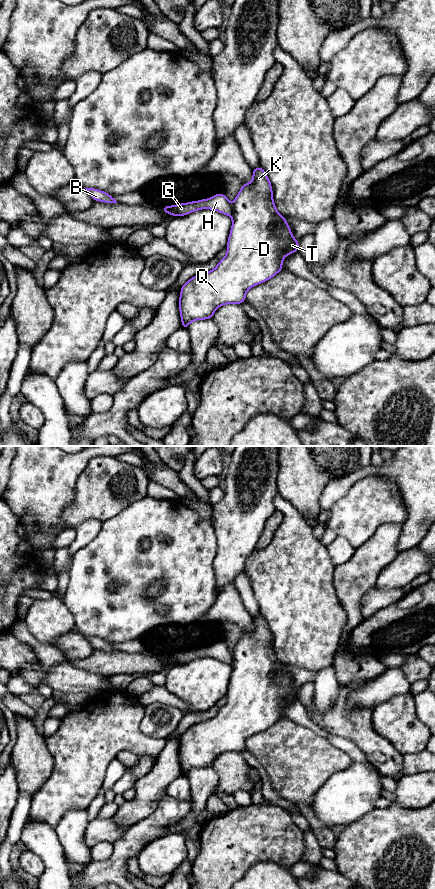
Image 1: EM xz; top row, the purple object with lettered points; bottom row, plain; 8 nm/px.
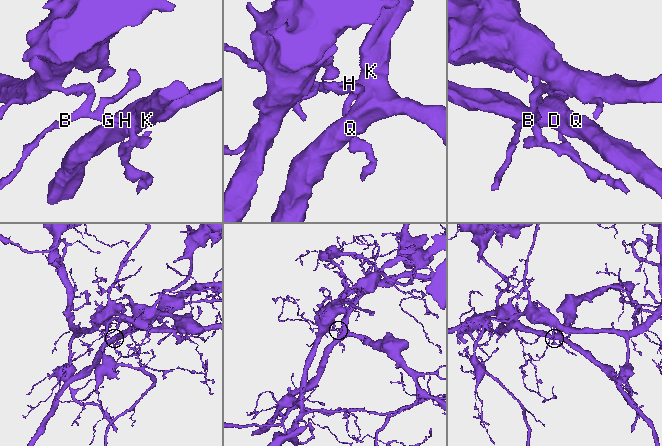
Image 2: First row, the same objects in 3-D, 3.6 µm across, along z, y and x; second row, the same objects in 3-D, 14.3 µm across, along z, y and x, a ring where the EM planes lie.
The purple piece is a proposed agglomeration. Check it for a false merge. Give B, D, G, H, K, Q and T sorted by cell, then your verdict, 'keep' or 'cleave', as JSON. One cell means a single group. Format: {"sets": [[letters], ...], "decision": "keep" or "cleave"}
{"sets": [["B", "G", "H"], ["D", "K", "Q", "T"]], "decision": "cleave"}

